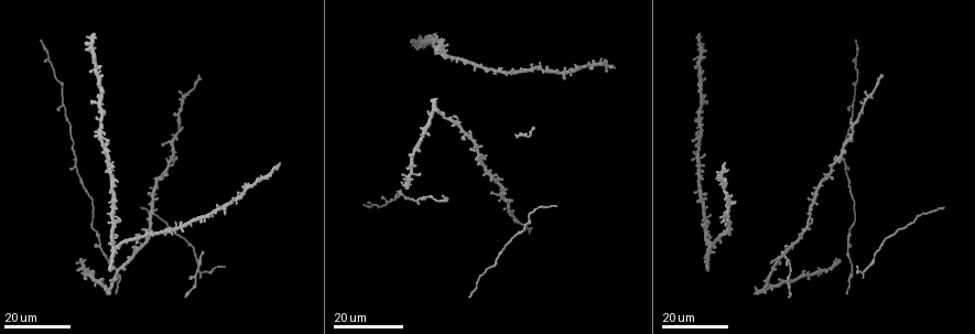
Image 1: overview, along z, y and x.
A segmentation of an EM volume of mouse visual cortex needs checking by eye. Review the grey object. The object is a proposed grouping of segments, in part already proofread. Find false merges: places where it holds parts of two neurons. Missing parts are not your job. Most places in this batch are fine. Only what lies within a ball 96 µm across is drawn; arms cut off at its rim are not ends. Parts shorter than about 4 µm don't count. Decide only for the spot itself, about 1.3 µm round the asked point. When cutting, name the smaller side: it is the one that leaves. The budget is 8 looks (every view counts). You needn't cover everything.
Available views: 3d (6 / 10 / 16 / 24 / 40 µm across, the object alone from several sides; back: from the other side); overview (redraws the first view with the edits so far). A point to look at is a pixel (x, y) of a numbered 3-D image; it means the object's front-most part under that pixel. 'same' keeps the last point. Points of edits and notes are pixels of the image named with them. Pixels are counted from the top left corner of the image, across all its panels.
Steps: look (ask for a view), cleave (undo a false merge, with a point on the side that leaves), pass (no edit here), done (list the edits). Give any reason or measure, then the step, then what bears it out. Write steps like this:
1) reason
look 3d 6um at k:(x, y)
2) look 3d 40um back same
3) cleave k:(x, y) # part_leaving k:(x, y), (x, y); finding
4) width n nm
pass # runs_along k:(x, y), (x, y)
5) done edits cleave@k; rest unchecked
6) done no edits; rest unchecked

sudden change in width
look 3d 16um at 1:(845, 161)

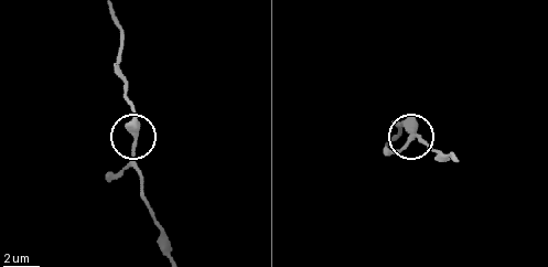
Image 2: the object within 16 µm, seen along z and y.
look 3d 10um at 2:(134, 149)

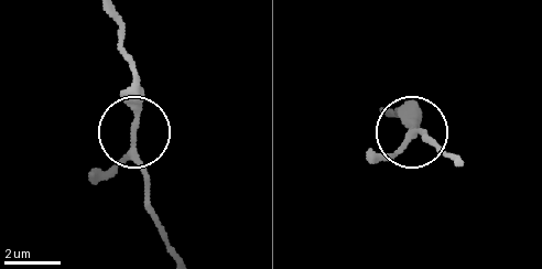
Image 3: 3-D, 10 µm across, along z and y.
pass # runs_along 3:(172, 249), (137, 150), (137, 66); all the same neuron

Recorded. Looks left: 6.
a narrow waist
look 3d 16um at 1:(836, 259)

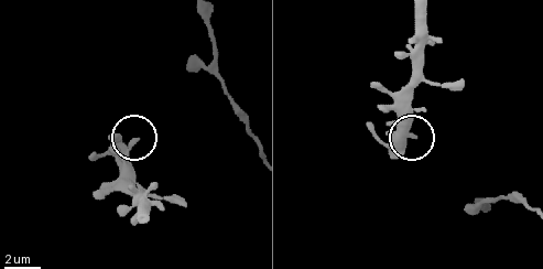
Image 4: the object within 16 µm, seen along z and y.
look 3d 6um at 4:(415, 136)

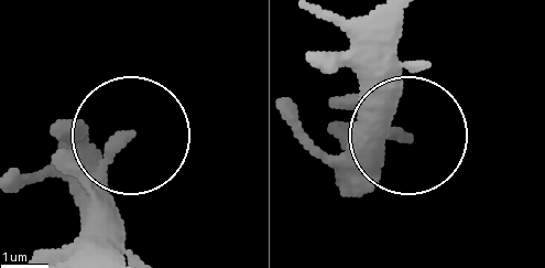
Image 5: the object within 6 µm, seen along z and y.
pass # one neuron here

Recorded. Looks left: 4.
three arms meet
look 3d 24um at 1:(850, 246)

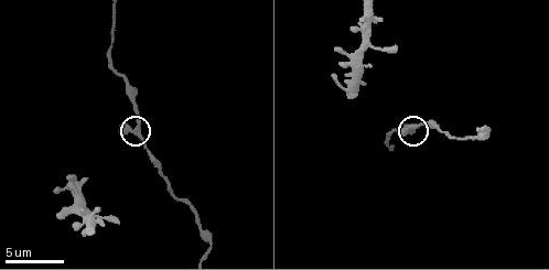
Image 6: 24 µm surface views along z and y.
look 3d 6um at 6:(137, 133)

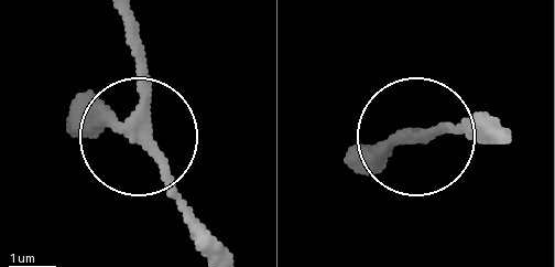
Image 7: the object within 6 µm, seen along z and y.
width 240 nm
pass # one neuron here

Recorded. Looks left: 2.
four or more arms meet
look 3d 16um at 1:(116, 248)

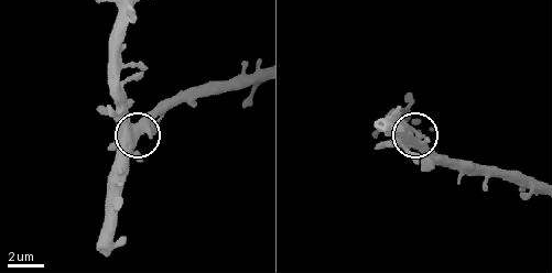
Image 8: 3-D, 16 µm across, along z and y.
zoom in
look 3d 6um at 8:(131, 128)

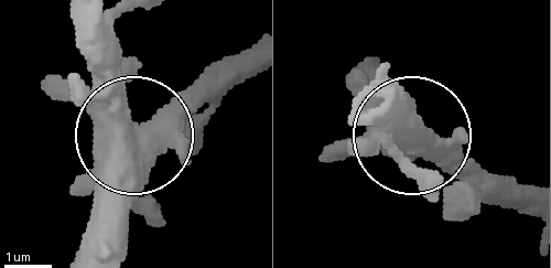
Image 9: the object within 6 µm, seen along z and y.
arms 4
pass # all the same neuron

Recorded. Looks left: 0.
done no edits; rest unchecked

